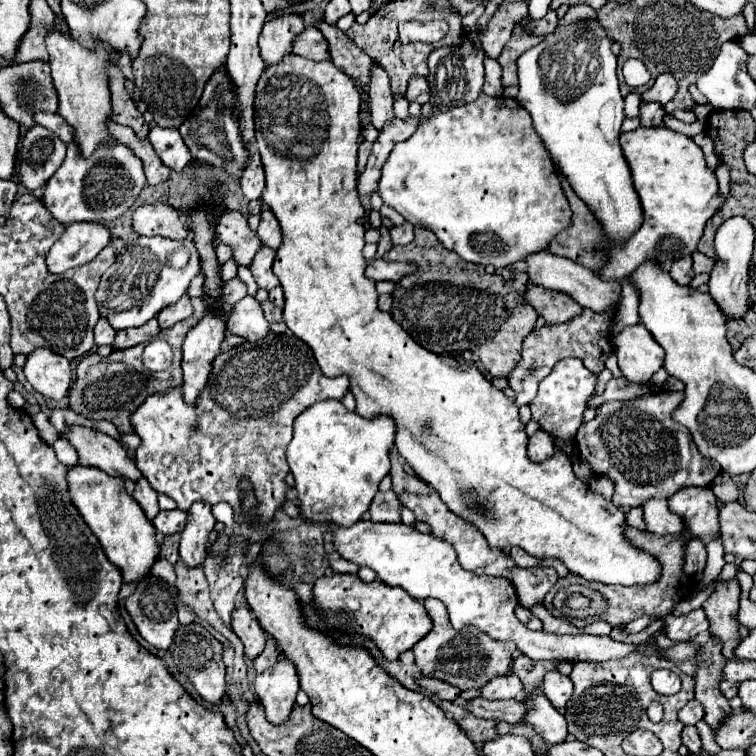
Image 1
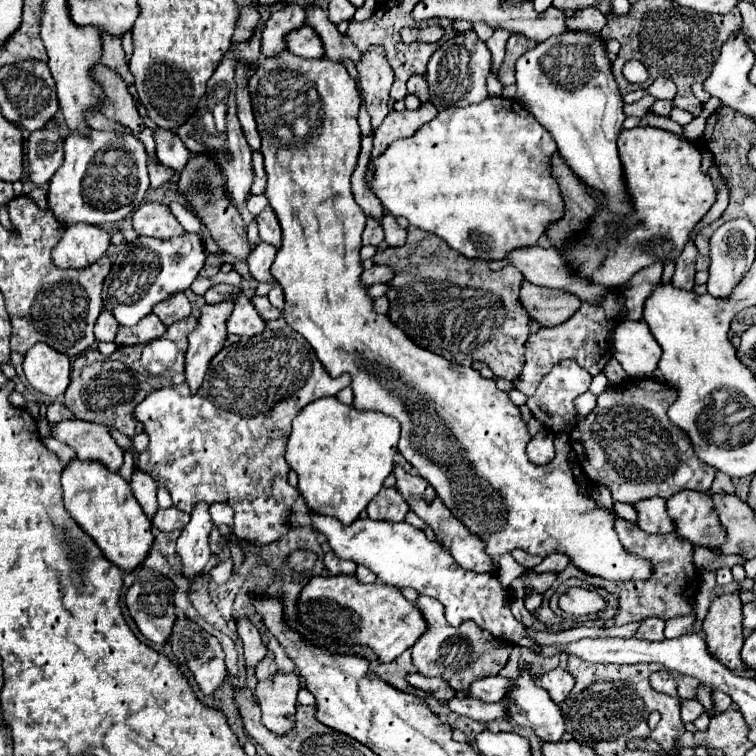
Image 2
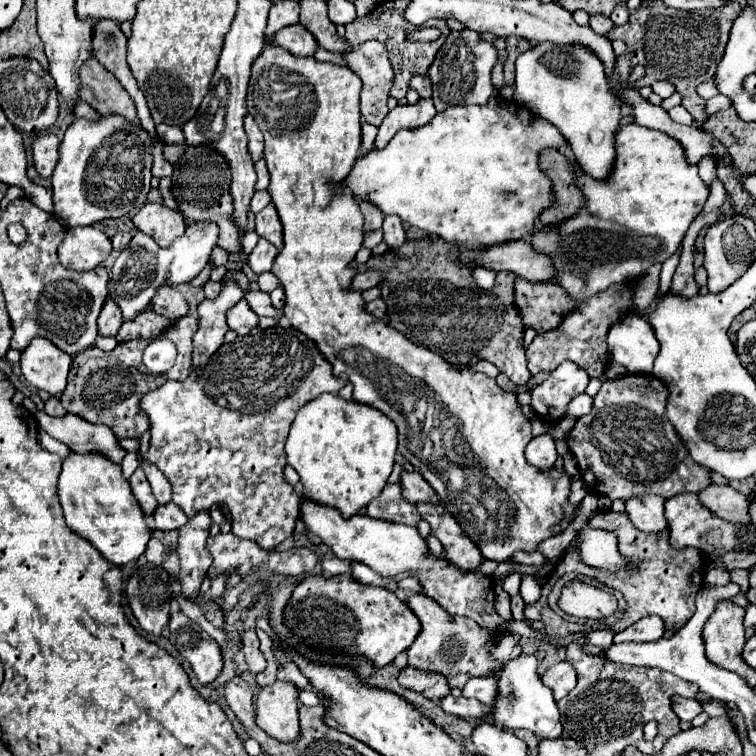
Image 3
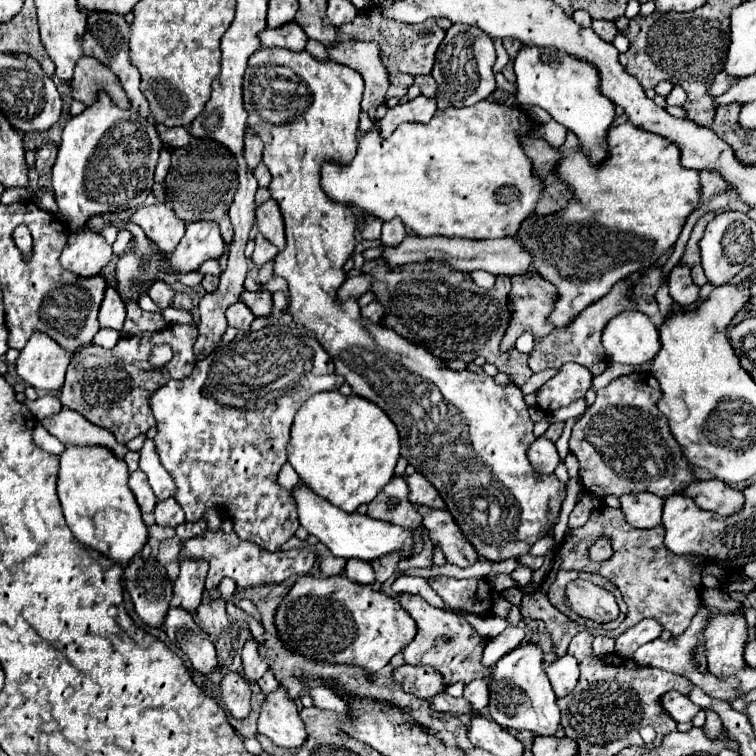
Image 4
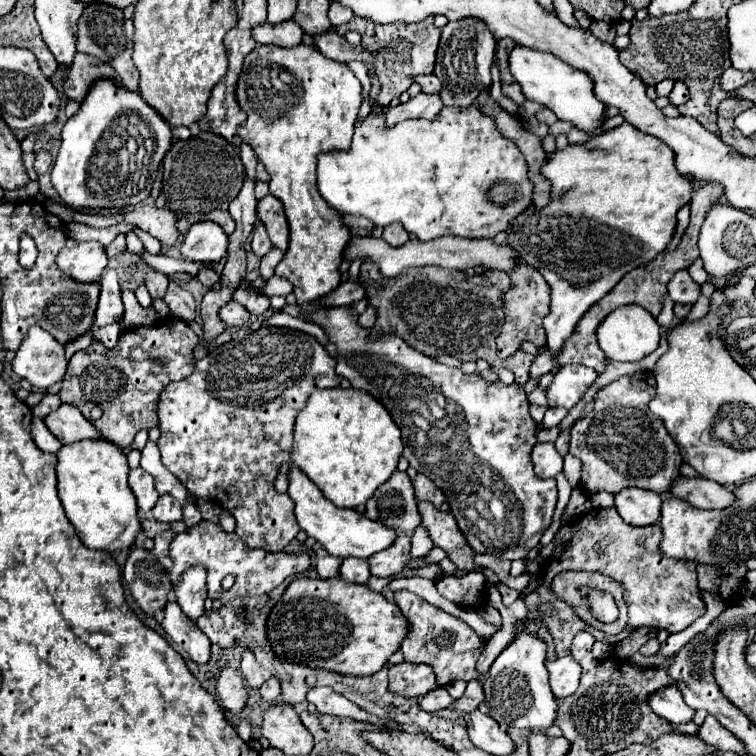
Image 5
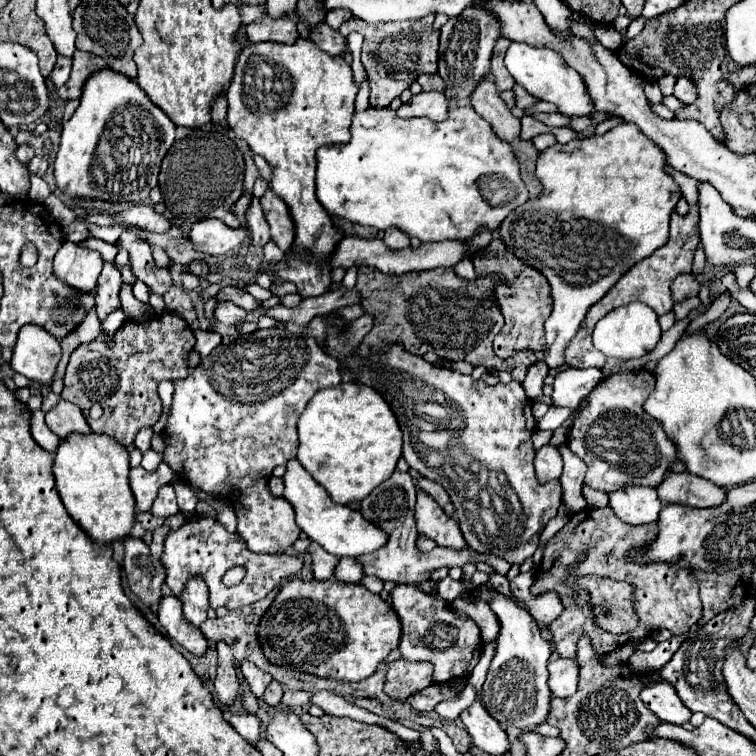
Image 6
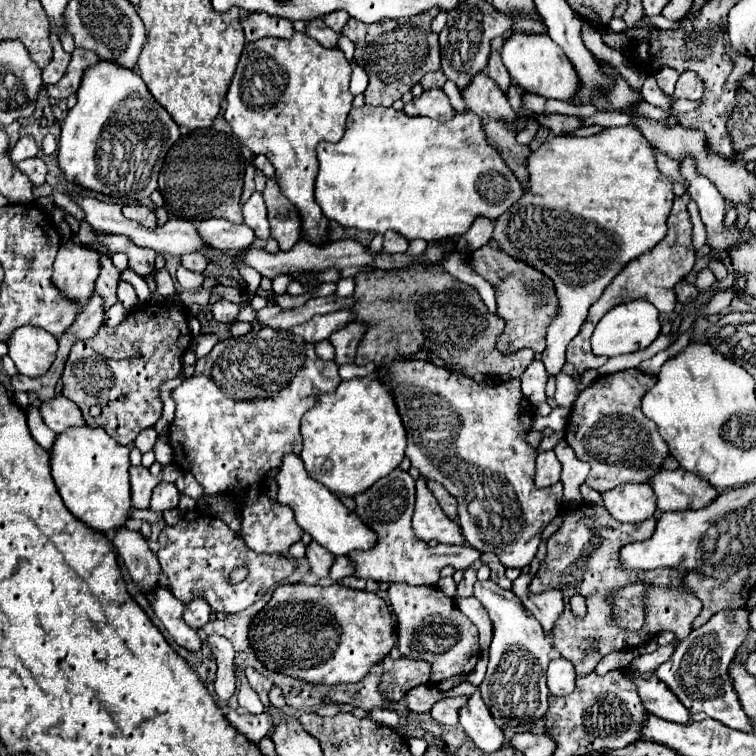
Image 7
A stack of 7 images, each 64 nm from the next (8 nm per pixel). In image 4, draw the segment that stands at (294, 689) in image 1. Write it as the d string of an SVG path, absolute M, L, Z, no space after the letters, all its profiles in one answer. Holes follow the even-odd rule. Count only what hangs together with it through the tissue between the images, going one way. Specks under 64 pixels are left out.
M282 684L276 692L266 694L258 716L258 732L282 748L298 748L306 742L306 730L298 716L296 702Z

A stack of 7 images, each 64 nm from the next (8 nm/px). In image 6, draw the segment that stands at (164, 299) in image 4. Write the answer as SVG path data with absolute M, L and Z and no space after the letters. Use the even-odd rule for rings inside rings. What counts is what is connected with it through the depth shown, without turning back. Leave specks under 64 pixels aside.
M126 230L126 232L122 232L122 236L116 244L118 244L118 248L126 248L130 252L132 274L136 278L140 278L150 288L150 292L160 294L160 296L168 292L168 288L172 284L170 272L166 268L158 268L154 264L152 250L150 250L148 242L140 240L134 232Z

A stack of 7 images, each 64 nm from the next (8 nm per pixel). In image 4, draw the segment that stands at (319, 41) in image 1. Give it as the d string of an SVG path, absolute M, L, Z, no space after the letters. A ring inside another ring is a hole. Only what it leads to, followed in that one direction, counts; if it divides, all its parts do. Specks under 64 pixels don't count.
M290 22L280 28L274 28L274 30L272 28L262 30L260 40L262 40L262 46L278 46L278 48L288 48L288 50L300 52L306 48L308 36L296 22Z

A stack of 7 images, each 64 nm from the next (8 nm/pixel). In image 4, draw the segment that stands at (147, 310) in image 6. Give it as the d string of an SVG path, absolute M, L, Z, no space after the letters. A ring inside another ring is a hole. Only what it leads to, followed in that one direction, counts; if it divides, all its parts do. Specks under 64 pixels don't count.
M130 302L126 306L126 322L122 328L122 336L134 336L140 332L156 332L166 326L166 320L160 312L144 312L138 304Z

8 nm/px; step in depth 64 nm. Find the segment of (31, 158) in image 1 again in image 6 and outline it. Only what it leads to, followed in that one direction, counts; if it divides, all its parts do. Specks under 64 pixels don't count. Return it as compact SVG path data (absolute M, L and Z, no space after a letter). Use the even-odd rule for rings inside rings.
M42 154L34 156L34 158L30 160L30 164L28 164L30 174L38 174L38 176L42 176L42 174L46 172L46 168L48 168L48 160L46 160L46 156L42 156Z

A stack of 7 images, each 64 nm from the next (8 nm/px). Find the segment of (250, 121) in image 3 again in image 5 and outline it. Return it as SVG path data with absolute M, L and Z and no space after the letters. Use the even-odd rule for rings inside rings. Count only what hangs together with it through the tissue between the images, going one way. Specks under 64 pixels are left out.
M242 142L242 146L240 146L240 156L242 156L242 162L244 162L244 168L246 168L246 174L248 174L248 178L256 178L256 164L258 164L258 156L256 156L256 152L250 148L250 144L246 144L246 142Z

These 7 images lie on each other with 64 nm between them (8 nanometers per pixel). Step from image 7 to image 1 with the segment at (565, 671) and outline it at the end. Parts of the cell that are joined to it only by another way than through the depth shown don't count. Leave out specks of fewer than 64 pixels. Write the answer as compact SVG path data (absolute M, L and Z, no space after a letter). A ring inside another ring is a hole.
M552 670L544 676L544 684L542 684L542 692L548 696L548 700L552 702L552 706L560 712L564 712L572 692L574 692L574 686L572 686L572 680L564 674L560 674L558 670Z

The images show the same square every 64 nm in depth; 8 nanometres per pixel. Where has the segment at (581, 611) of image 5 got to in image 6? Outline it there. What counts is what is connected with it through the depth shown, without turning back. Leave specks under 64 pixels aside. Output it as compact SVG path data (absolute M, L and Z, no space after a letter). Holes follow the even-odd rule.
M580 576L574 586L588 590L594 624L602 630L612 634L624 634L638 626L638 618L630 598L634 588L628 582L598 576ZM602 608L610 608L610 614L604 616Z

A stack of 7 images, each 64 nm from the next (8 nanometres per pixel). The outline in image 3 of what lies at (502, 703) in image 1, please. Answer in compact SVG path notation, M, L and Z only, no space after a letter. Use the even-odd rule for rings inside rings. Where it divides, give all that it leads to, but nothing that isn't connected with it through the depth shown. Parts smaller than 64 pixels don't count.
M446 696L440 700L440 708L446 710L448 714L454 714L454 716L460 716L460 718L490 718L492 714L492 706L486 706L486 704L480 704L478 700L474 698L454 698L454 696Z

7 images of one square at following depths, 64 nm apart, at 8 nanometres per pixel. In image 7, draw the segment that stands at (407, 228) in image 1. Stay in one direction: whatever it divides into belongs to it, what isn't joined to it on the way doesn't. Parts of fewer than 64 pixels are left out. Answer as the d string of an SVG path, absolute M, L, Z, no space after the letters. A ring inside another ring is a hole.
M388 230L384 234L384 250L390 254L398 254L398 252L406 252L408 250L408 240L392 230Z

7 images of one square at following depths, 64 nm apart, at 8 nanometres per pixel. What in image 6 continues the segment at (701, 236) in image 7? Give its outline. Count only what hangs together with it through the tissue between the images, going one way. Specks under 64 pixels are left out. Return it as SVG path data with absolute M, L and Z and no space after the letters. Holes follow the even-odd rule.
M668 166L668 172L672 174L672 178L678 182L678 186L682 188L682 194L684 194L684 198L686 198L686 202L690 204L690 206L694 206L698 202L698 180L694 180L694 178L688 178L686 174L680 174L680 172L676 172L672 166Z

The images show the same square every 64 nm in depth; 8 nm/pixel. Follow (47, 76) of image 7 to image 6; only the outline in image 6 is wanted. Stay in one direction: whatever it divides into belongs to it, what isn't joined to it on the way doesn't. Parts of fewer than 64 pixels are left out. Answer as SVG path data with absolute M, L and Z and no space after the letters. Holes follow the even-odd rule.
M58 56L58 62L56 62L56 66L54 66L54 72L50 74L52 82L54 82L56 86L60 86L60 84L64 84L64 82L68 80L68 76L70 76L70 58Z

